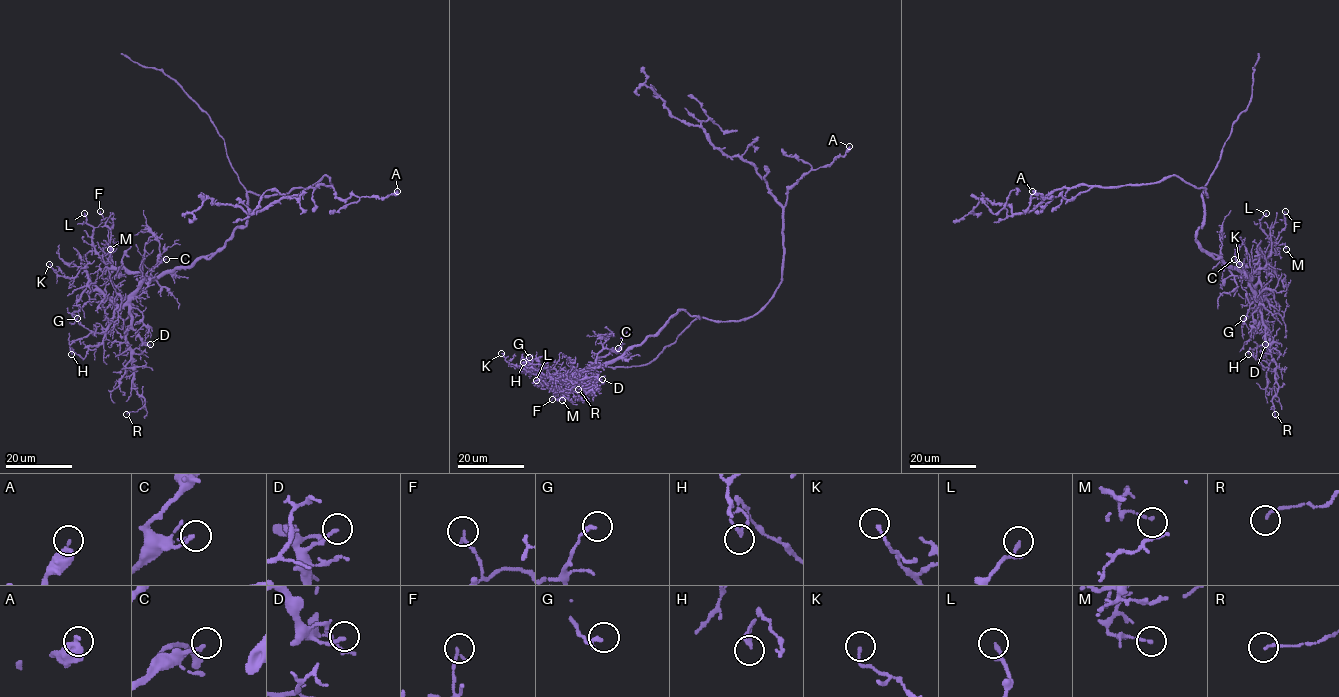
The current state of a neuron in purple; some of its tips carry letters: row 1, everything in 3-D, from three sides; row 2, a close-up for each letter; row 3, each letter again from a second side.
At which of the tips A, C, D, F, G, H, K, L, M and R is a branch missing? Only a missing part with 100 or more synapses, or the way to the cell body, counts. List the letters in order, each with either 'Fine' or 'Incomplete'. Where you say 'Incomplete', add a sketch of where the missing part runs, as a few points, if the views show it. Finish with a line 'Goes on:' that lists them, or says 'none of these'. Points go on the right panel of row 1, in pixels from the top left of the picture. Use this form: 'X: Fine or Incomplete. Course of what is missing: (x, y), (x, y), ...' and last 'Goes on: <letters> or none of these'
A: Fine
C: Fine
D: Fine
F: Fine
G: Fine
H: Fine
K: Fine
L: Fine
M: Fine
R: Fine
Goes on: none of these

